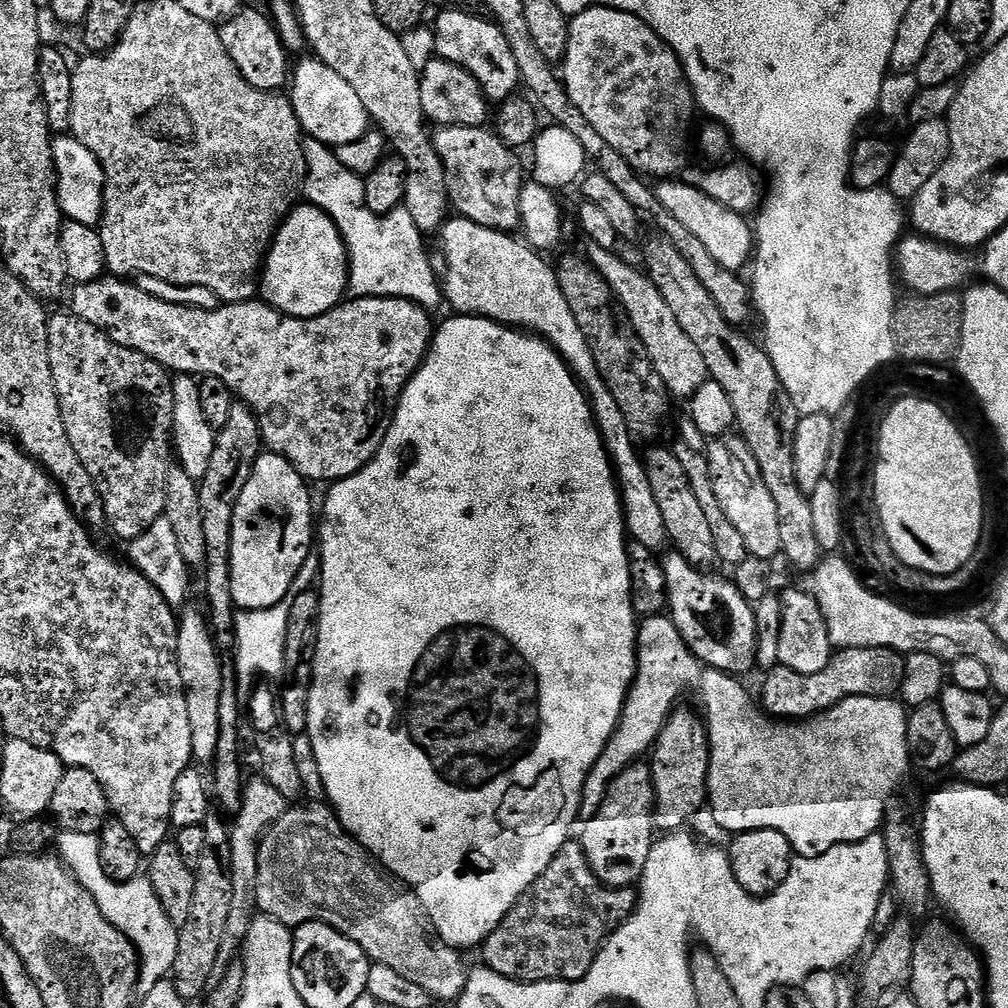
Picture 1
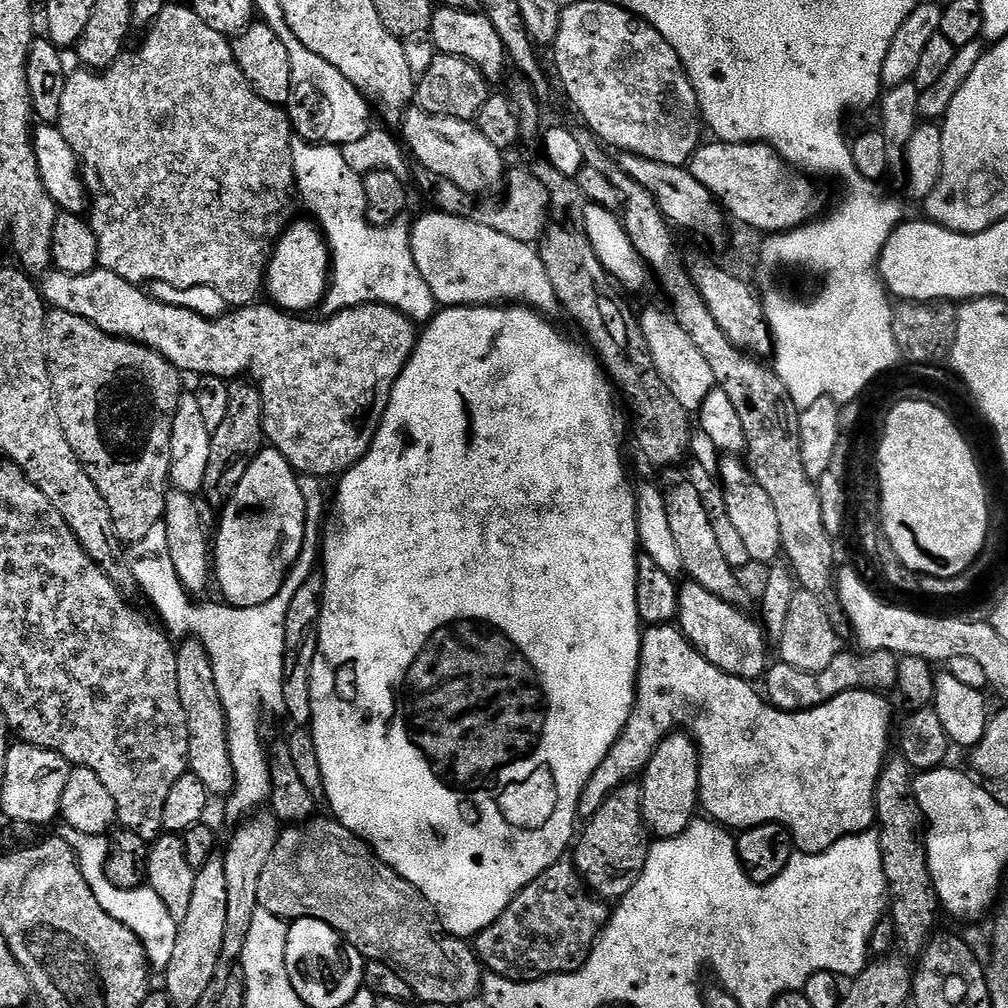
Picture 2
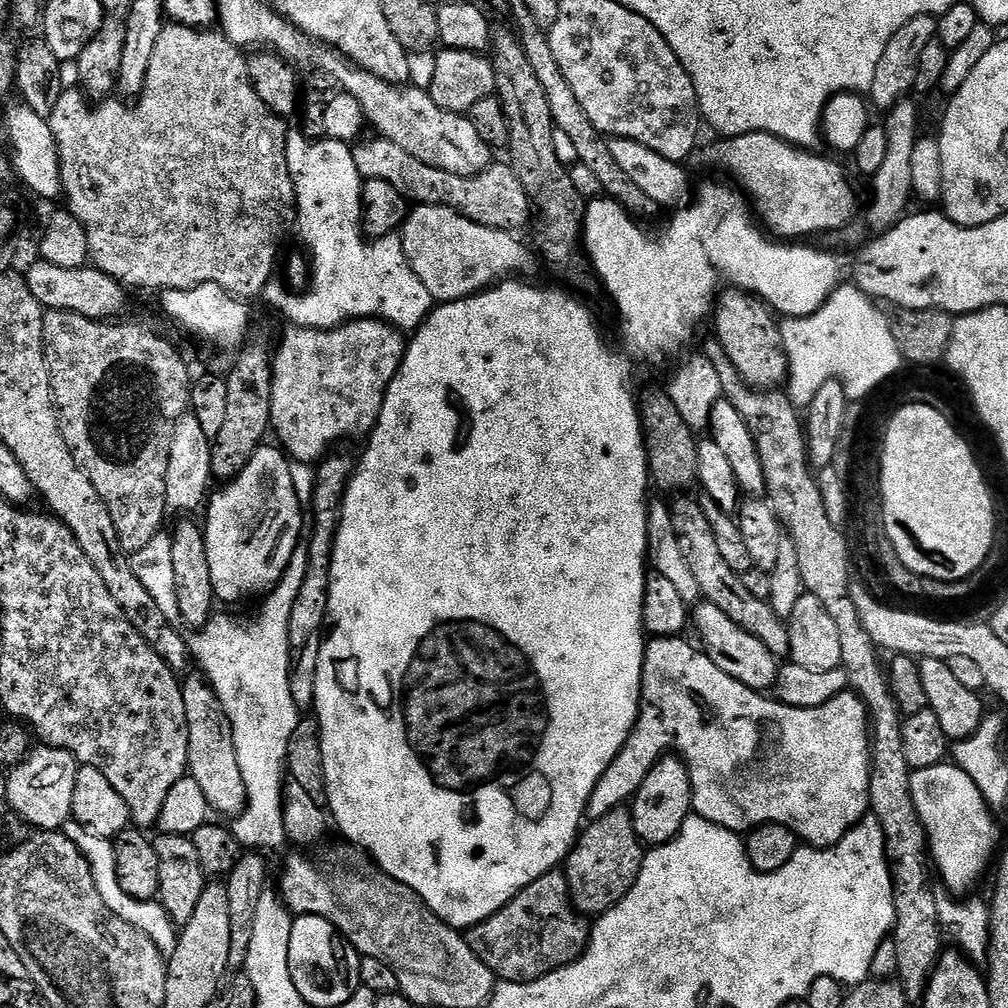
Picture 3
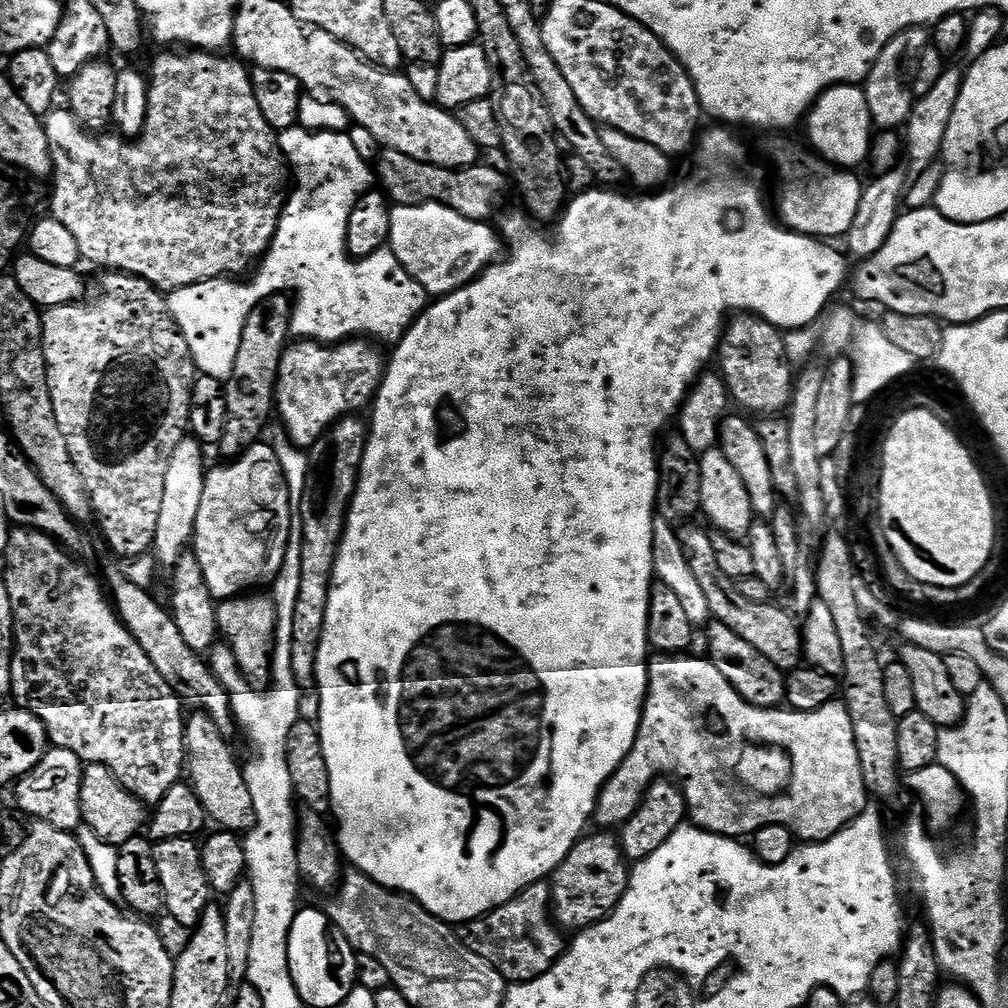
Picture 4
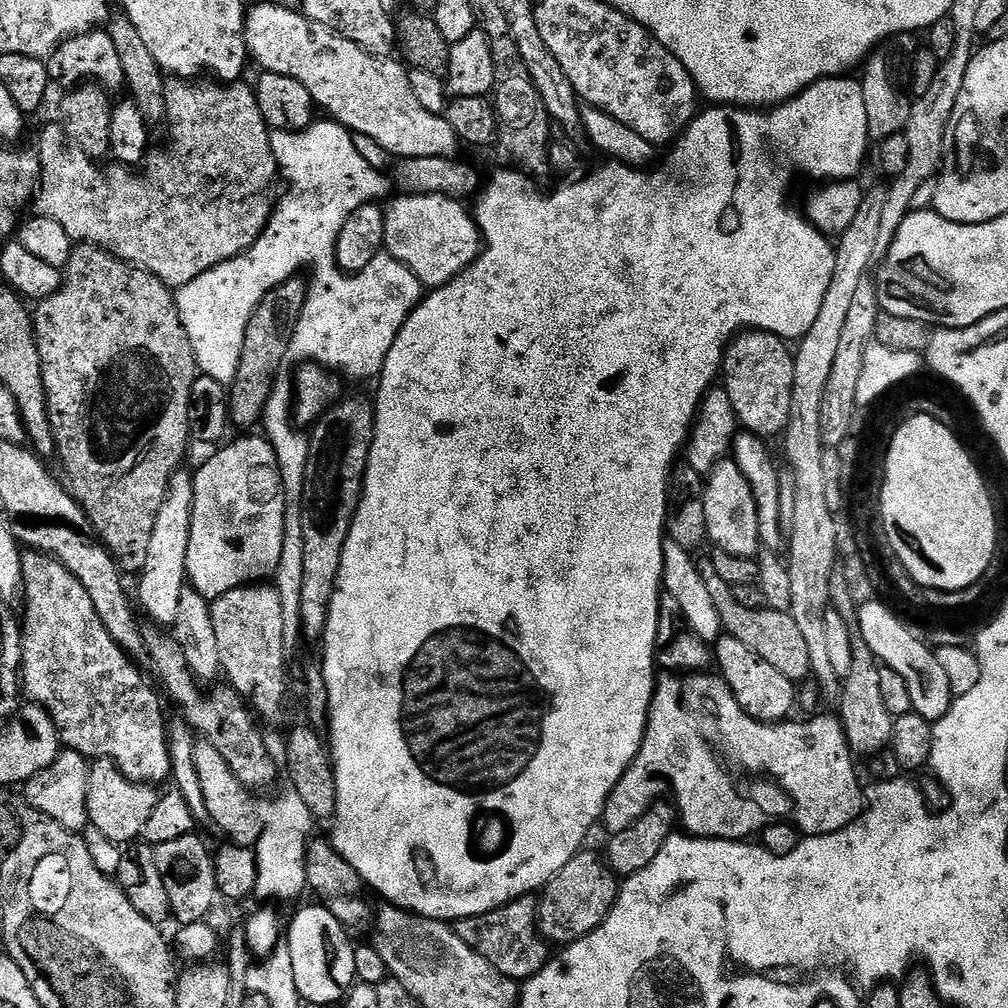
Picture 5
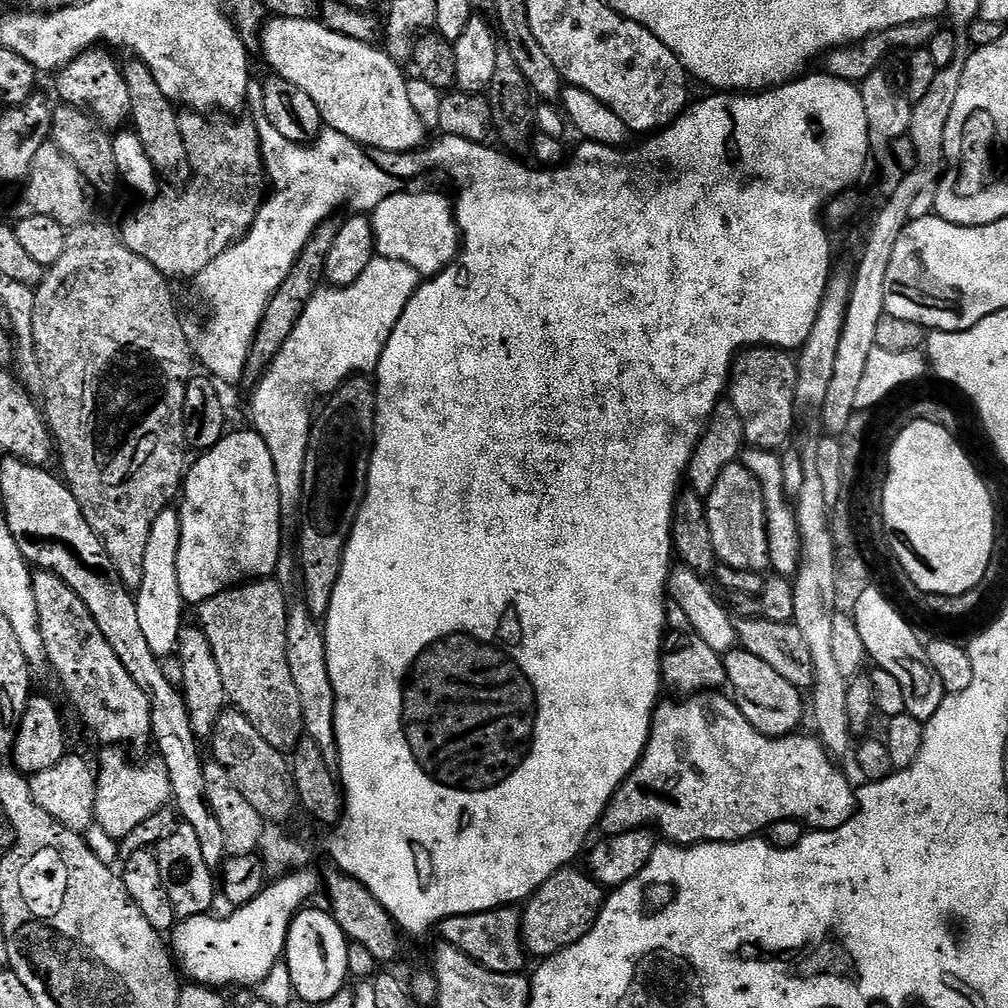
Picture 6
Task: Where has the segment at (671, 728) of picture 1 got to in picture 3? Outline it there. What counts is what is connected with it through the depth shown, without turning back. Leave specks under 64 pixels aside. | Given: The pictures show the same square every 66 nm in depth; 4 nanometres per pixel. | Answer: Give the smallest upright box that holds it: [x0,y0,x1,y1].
[630,754,693,846]

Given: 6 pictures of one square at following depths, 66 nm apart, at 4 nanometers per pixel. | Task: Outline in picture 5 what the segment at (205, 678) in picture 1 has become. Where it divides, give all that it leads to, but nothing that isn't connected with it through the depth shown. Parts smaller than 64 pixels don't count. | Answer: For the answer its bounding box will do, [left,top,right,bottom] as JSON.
[194,739,264,849]

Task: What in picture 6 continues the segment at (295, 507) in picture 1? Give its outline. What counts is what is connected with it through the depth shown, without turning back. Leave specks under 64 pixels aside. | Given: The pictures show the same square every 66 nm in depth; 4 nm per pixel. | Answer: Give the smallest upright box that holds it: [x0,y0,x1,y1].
[178,430,282,605]

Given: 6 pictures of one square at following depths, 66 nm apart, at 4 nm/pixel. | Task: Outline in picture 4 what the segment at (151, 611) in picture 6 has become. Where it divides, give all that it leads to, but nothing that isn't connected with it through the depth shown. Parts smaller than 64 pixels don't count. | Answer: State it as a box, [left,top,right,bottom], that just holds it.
[155,434,205,569]

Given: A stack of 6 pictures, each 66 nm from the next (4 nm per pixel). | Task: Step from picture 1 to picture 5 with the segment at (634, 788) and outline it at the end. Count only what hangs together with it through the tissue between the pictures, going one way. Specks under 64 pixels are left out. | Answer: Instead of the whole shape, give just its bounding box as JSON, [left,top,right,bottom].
[536,850,621,946]

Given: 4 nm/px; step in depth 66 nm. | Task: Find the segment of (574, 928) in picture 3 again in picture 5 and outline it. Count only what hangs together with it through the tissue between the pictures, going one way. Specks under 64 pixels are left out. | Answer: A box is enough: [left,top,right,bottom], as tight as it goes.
[454,895,550,982]

